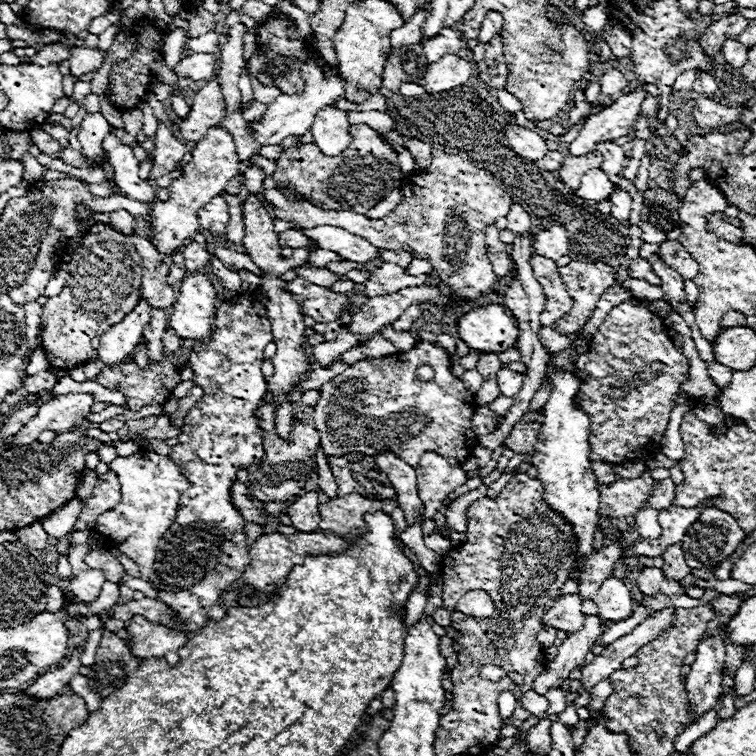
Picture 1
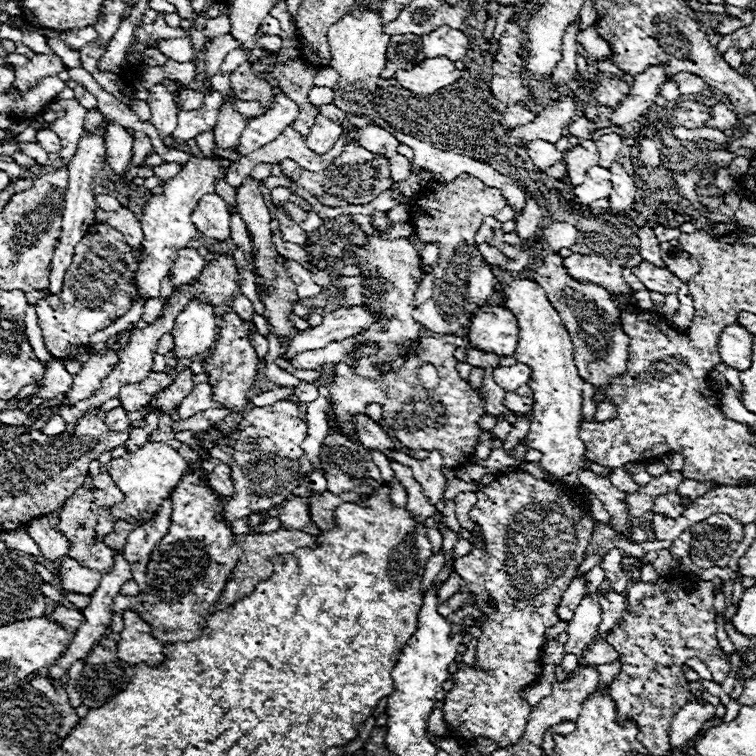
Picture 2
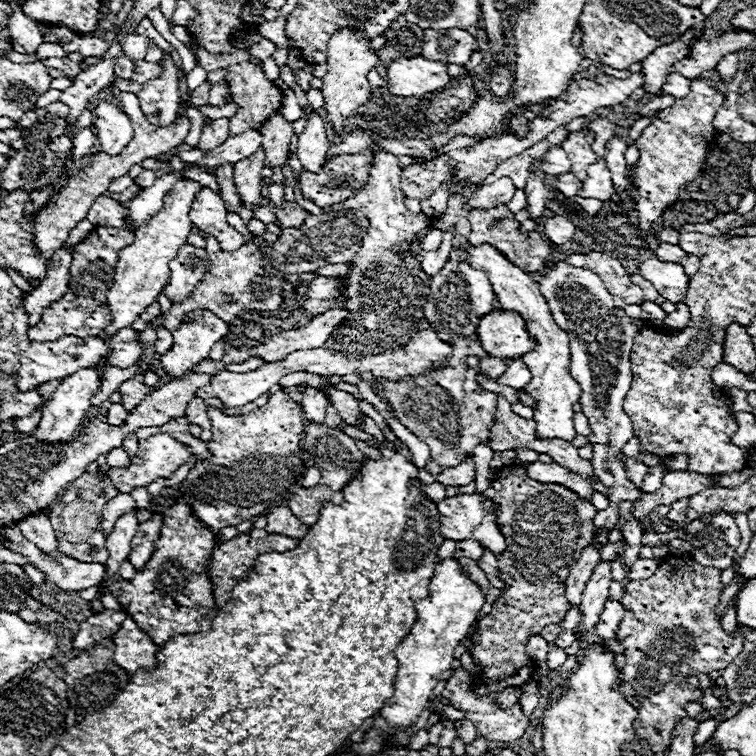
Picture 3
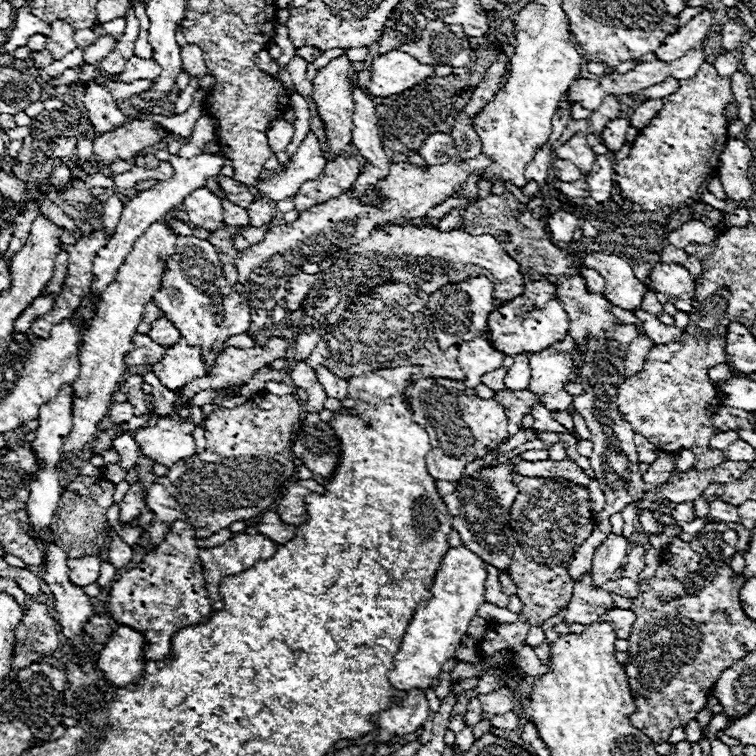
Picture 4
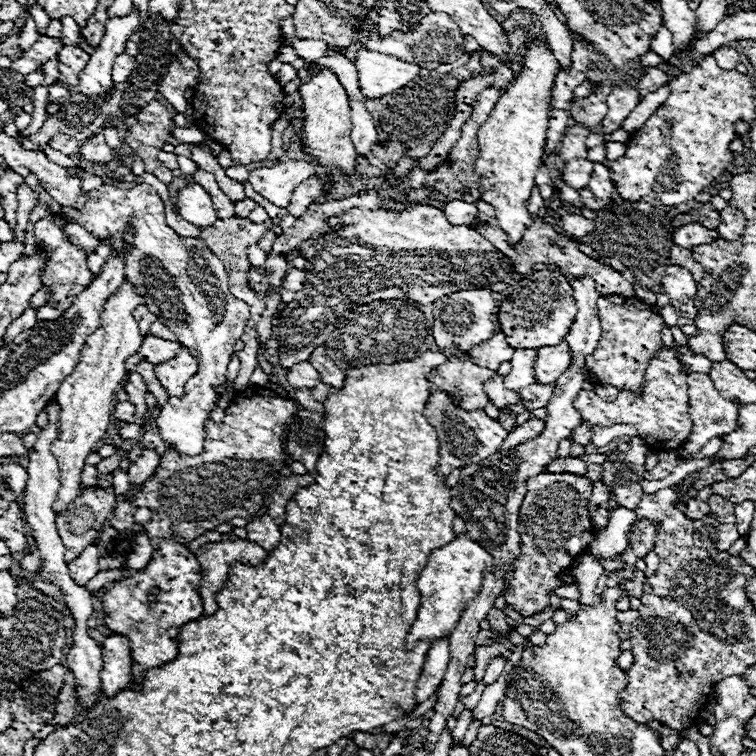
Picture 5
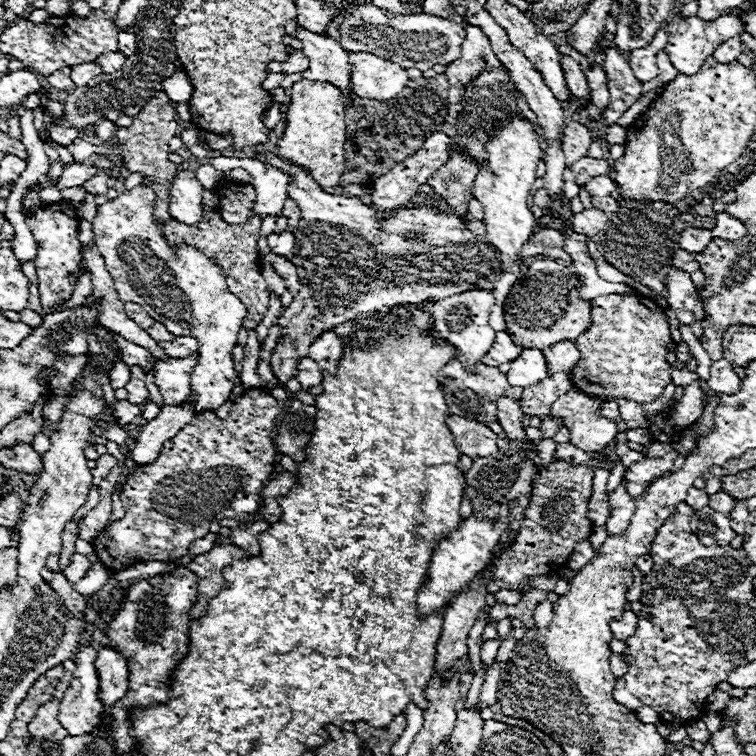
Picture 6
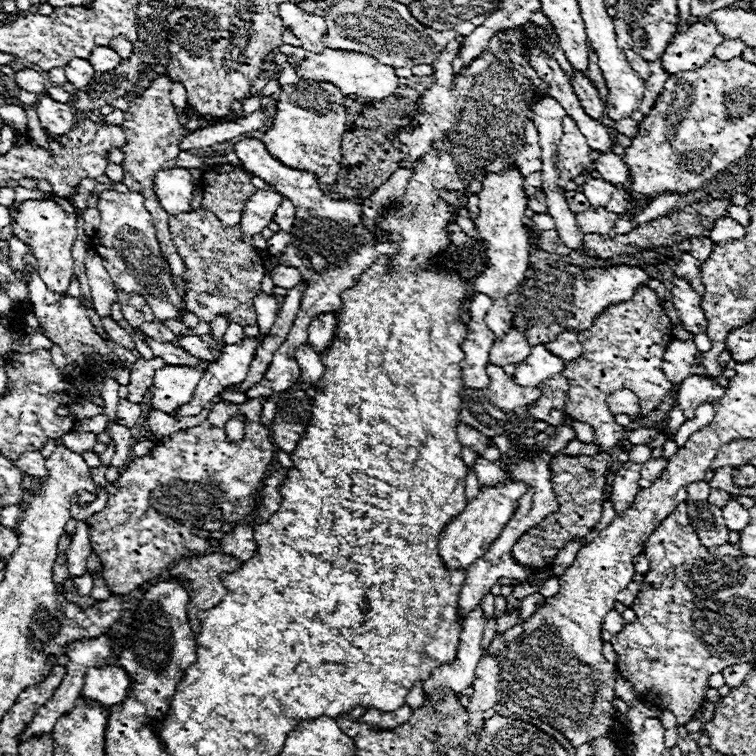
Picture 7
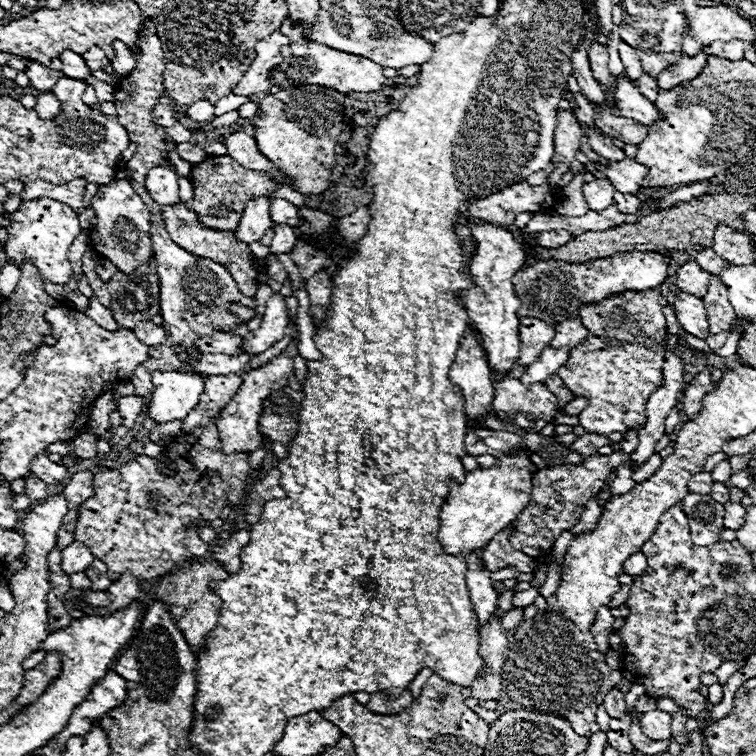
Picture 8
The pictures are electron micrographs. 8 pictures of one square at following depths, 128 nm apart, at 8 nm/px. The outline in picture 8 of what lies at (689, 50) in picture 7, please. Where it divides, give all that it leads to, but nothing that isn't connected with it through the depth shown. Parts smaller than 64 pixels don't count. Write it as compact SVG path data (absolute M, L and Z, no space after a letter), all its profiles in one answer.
M700 52L698 56L690 58L690 56L682 56L674 66L670 66L668 70L664 70L660 76L658 76L658 88L660 90L668 90L668 88L676 88L688 80L694 80L704 64L706 64L706 58L708 54L706 52Z

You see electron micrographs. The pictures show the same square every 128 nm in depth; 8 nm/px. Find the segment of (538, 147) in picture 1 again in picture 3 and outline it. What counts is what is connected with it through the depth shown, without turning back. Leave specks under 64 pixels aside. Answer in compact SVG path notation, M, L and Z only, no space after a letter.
M552 146L548 150L548 154L542 156L540 170L546 174L552 174L552 176L560 176L560 174L570 172L570 162L568 162L566 152L560 146Z

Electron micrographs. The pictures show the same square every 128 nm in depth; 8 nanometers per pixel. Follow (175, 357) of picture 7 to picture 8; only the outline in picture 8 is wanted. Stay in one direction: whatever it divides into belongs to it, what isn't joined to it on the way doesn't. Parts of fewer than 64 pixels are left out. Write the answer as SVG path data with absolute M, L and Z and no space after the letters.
M202 354L202 360L194 366L196 372L206 376L228 376L228 374L246 374L252 368L252 360L256 354L240 354L240 356L216 356Z

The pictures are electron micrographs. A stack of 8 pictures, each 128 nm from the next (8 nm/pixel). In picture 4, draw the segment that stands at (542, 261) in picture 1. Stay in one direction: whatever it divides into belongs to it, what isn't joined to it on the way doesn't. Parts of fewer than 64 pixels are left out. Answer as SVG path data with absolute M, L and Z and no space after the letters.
M580 274L564 278L558 284L558 298L562 300L564 310L568 312L568 320L570 320L568 334L574 340L582 340L590 332L594 338L588 344L590 346L590 352L586 358L588 366L582 368L582 376L586 376L590 380L590 386L586 386L586 390L574 398L572 406L576 412L580 412L580 416L584 418L584 422L592 434L590 440L594 444L594 452L590 456L590 466L594 470L596 480L600 482L600 488L606 494L604 510L594 516L592 536L576 550L574 560L570 564L570 576L574 580L578 580L582 574L586 574L592 568L592 554L594 554L596 546L612 532L610 516L616 512L622 512L630 502L642 500L642 496L646 492L642 474L638 470L638 464L640 464L638 452L632 442L634 430L616 410L618 408L616 394L618 394L618 386L620 386L620 376L624 374L624 356L626 356L630 342L636 338L638 330L634 326L620 326L616 322L616 318L608 312L608 300L604 296L590 294L584 278Z

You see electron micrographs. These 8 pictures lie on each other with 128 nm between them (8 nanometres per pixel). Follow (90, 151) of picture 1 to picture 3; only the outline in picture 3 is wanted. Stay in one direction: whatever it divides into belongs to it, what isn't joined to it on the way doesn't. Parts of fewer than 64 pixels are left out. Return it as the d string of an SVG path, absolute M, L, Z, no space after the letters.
M60 248L46 272L46 278L28 294L24 308L28 312L28 324L34 326L42 320L44 310L68 292L68 270L72 262L72 248Z

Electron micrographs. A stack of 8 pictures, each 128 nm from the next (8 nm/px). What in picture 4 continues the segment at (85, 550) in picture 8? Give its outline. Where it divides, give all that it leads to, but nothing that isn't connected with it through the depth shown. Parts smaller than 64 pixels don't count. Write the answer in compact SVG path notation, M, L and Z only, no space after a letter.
M84 556L84 558L68 558L68 576L76 586L88 586L96 582L100 574L100 556Z

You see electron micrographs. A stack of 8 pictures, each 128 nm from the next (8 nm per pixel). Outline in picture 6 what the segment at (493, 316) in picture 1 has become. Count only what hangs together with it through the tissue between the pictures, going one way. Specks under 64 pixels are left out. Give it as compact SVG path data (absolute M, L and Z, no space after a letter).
M536 260L524 278L512 286L504 306L504 320L516 344L544 350L560 340L576 340L584 334L592 326L590 308L590 300L580 300L580 280L572 274L570 266L560 266L554 260Z

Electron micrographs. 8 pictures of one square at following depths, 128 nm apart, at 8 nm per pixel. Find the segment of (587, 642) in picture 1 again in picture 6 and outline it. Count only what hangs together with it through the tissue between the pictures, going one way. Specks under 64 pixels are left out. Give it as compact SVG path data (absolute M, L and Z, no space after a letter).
M622 482L614 492L610 492L610 518L606 522L608 534L622 534L628 528L634 510L634 500L626 492L626 484Z

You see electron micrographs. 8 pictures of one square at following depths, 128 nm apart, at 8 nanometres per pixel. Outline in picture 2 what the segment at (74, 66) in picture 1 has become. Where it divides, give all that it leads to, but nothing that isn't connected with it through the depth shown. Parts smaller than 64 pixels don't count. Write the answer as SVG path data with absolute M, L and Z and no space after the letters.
M42 28L42 30L38 30L38 32L46 38L46 44L54 50L54 54L60 56L60 60L62 60L66 66L70 66L70 68L80 66L80 56L78 56L78 52L70 50L70 48L58 38L58 32L56 32L56 30L46 30L46 28Z

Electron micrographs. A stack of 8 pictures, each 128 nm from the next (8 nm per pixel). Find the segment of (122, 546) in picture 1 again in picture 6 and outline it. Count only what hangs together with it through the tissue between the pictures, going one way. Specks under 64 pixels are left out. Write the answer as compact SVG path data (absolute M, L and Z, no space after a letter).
M140 184L126 190L114 200L98 206L98 216L92 222L94 244L104 256L104 264L114 278L116 292L122 302L140 304L148 316L162 322L174 336L192 336L198 340L198 364L192 372L192 396L186 402L196 402L196 410L216 410L224 404L236 384L232 362L232 346L236 344L246 314L244 304L226 290L224 274L218 266L192 246L182 244L174 250L154 222L154 190Z

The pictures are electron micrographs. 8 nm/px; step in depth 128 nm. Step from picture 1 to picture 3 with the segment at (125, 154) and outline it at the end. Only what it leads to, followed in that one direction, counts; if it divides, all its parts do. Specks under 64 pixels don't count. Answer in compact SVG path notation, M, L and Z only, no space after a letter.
M98 100L94 108L94 128L100 146L108 154L118 154L132 140L132 122L118 106L108 100Z

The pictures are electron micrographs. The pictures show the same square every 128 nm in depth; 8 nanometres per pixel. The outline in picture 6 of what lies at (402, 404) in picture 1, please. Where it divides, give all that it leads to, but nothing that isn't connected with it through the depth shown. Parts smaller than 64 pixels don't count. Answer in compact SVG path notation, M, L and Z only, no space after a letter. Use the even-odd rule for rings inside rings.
M496 332L496 340L490 348L490 352L482 358L482 364L496 364L500 366L502 362L512 362L516 356L520 356L522 348L512 342L508 332ZM448 416L446 420L448 420L448 428L456 438L456 446L460 448L460 454L466 454L472 460L476 460L498 452L496 448L498 436L488 426L460 416Z

